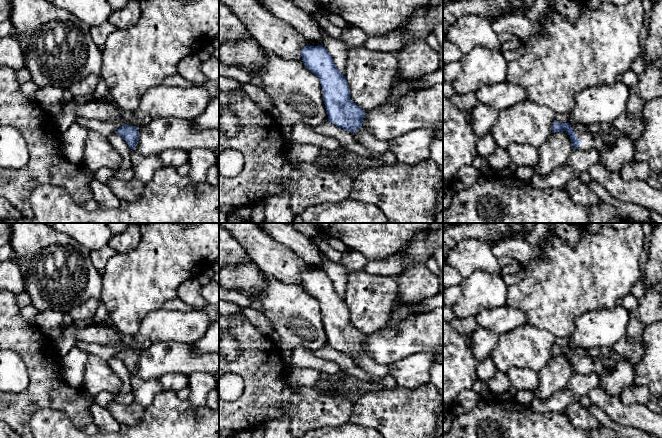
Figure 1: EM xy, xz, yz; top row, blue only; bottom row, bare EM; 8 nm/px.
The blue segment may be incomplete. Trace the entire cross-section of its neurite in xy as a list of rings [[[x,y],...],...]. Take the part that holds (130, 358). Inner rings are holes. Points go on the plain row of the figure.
[[[145,342],[141,347],[137,349],[128,347],[127,349],[124,349],[117,353],[116,358],[119,358],[126,365],[129,371],[134,374],[139,362],[140,353],[147,349],[150,345],[150,342]]]

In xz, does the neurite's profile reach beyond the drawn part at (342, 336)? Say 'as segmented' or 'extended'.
extended

